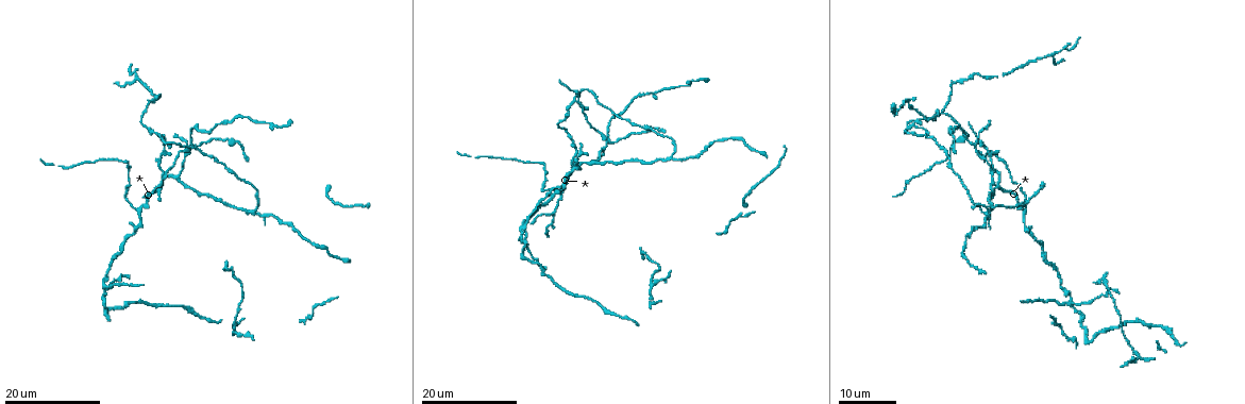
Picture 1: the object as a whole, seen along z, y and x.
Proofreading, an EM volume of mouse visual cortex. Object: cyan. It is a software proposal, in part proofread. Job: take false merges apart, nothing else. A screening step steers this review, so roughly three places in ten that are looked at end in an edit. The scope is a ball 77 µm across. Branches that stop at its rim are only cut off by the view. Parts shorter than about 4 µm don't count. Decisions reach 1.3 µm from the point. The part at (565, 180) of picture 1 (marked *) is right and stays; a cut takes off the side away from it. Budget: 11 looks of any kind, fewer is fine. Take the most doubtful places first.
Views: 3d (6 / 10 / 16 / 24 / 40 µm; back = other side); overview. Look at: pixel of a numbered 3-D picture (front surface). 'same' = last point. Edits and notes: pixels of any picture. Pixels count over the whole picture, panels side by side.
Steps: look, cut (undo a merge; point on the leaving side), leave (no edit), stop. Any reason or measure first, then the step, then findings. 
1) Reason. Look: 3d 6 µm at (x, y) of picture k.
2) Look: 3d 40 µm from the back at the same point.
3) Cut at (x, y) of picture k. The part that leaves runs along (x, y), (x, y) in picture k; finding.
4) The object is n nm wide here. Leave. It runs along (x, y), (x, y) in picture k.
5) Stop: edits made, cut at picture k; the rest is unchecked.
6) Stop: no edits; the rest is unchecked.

Four-way junction. Look: 3d 16 µm at (608, 142) of picture 1.

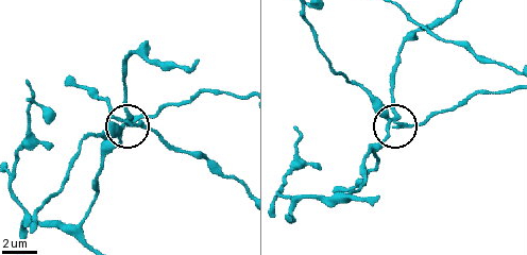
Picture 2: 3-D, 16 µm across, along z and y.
Look: 3d 10 µm at (131, 117) of picture 2.

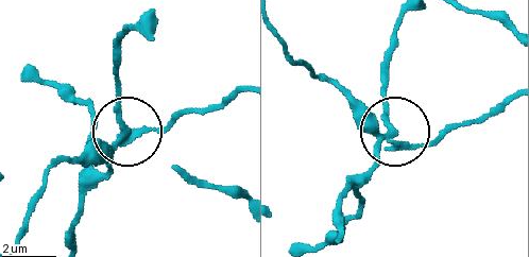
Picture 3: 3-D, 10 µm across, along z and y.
The object is 210 nm wide here. Cut at (89, 149) of picture 3. The part that leaves runs along (113, 143), (87, 147), (49, 171), (12, 246) in picture 3; a second cell is stuck on.

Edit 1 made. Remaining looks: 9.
Look: 3d 16 µm at (911, 125) of picture 1.

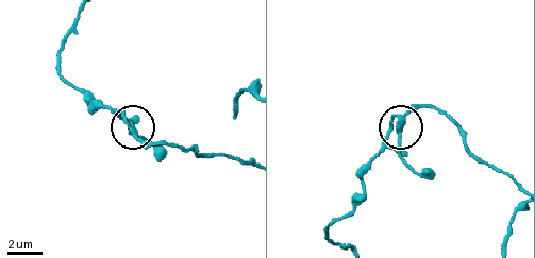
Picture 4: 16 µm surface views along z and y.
Look: 3d 6 µm at (397, 126) of picture 4.

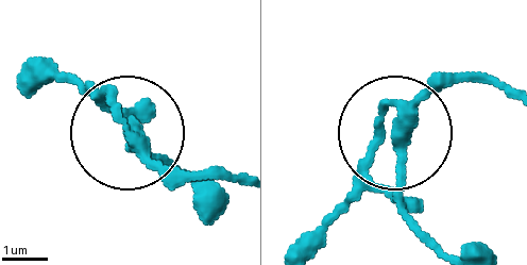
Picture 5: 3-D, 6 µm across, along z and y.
The object is 260 nm wide here. Leave. One cell here.

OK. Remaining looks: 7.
Branch point. Look: 3d 16 µm at (1054, 54) of picture 1.

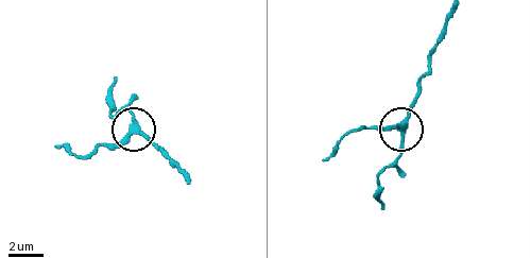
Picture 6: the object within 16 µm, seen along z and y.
Look: 3d 10 µm at (402, 125) of picture 6.

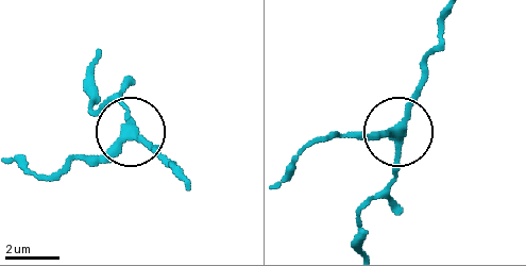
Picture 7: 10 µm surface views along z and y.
The object is 290 nm wide here. Leave. It runs along (445, 17), (404, 127), (390, 134), (331, 134) in picture 7; continuous, no second cell.

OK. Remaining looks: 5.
Arms part here. Look: 3d 16 µm at (583, 164) of picture 1.

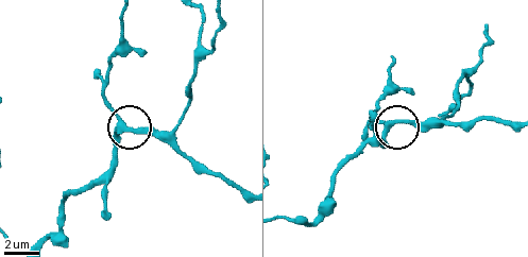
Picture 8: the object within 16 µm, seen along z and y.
Zoom in. Look: 3d 6 µm at (397, 120) of picture 8.

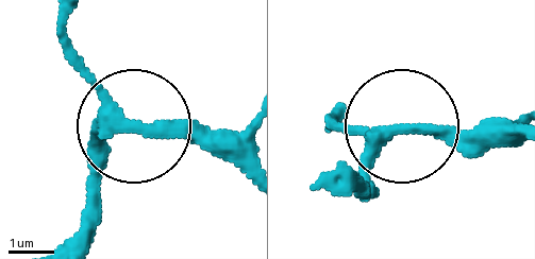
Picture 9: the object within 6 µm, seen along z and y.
The side arm is 11 µm long; 3 arms meet here. Leave. Continuous, no second cell.

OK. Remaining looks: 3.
Arms part here. Look: 3d 16 µm at (1023, 213) of picture 1.

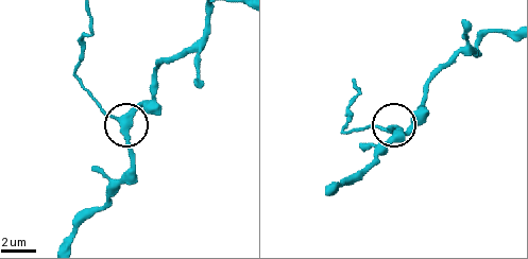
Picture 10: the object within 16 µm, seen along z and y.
Closer look. Look: 3d 10 µm at (119, 122) of picture 10.

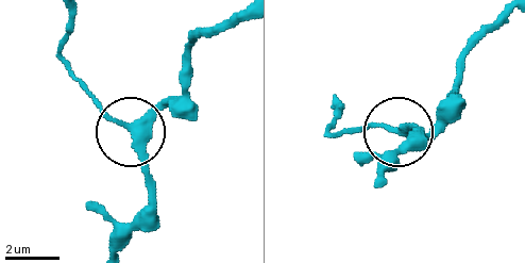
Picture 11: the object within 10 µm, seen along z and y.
The object is 310 nm wide here. Leave. It runs along (192, 45), (181, 91), (133, 130), (119, 125), (73, 79) in picture 11; one cell here.

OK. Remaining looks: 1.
Stop: edits made, cut at picture 3; the rest is unchecked.

